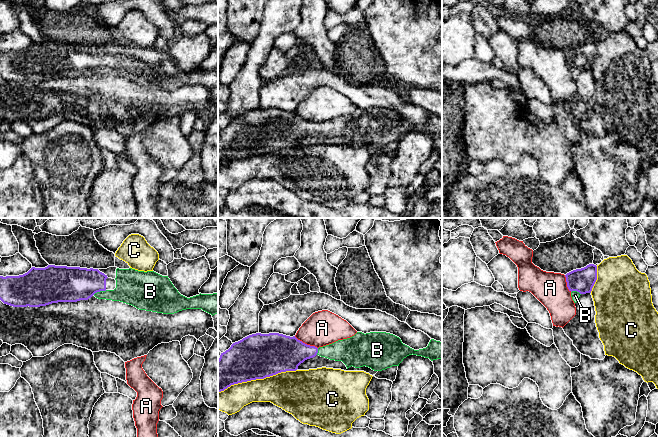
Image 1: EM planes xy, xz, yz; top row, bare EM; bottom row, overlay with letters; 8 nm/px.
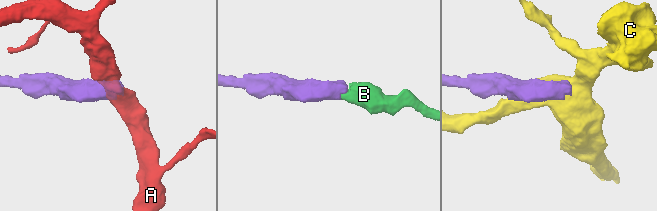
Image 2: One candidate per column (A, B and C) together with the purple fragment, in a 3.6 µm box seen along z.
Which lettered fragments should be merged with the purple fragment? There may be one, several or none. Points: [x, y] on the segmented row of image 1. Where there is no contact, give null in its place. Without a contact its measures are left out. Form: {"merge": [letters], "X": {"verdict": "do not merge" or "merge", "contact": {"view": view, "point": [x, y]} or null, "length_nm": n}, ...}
{"merge": ["B"], "A": {"verdict": "do not merge", "contact": {"view": "xz", "point": [306, 344]}, "length_nm": 220}, "B": {"verdict": "merge", "contact": {"view": "xy", "point": [99, 291]}, "length_nm": 120}, "C": {"verdict": "do not merge", "contact": {"view": "xz", "point": [257, 378]}, "length_nm": 650}}

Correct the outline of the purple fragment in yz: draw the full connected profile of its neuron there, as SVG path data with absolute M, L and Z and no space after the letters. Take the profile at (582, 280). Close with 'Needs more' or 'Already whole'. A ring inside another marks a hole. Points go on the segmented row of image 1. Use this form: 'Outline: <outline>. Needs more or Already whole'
Outline: M589 264L567 273L565 277L572 300L576 303L581 294L591 293L597 280L597 266Z. Needs more

